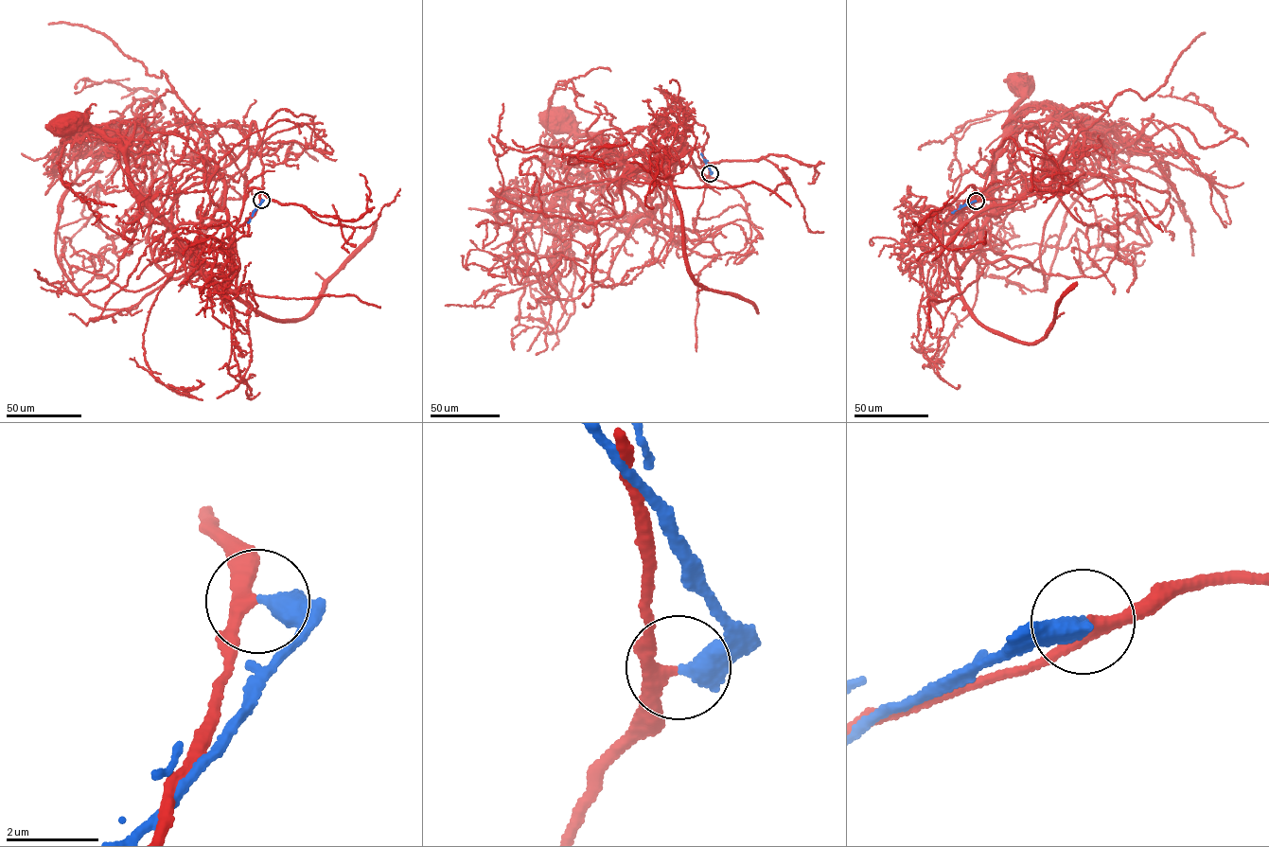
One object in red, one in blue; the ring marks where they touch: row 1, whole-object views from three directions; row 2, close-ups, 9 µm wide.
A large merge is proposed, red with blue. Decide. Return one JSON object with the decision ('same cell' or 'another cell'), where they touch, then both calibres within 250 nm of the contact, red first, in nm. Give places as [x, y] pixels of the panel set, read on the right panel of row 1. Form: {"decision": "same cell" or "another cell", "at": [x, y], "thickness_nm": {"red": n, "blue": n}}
{"decision": "another cell", "at": [976, 201], "thickness_nm": {"red": 260, "blue": 440}}

